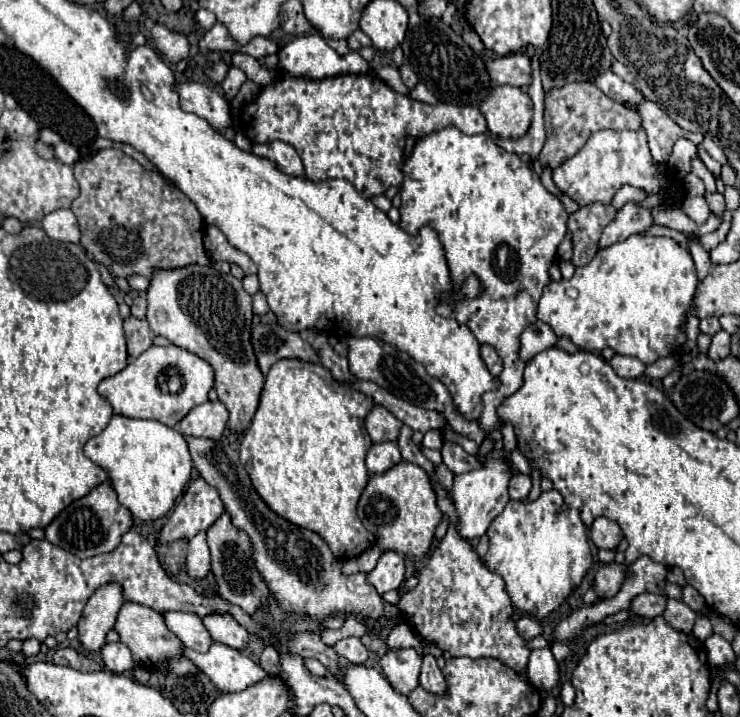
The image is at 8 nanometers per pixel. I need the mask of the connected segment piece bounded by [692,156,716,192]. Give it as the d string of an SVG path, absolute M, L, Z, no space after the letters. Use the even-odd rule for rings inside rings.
M698 156L692 158L692 174L696 174L696 176L706 184L706 190L708 190L708 192L716 192L714 176L712 176L712 172L704 166L704 162L702 162Z

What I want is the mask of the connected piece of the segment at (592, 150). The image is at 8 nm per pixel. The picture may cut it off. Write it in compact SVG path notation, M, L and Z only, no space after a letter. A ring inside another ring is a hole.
M642 128L640 130L600 130L592 134L588 142L572 158L564 160L558 168L554 168L552 178L554 178L554 184L572 200L576 200L580 206L586 206L592 202L610 204L616 190L620 190L624 184L636 186L646 194L656 194L666 204L680 204L684 200L680 178L676 186L672 176L664 172L660 164L652 158L646 142L646 132Z

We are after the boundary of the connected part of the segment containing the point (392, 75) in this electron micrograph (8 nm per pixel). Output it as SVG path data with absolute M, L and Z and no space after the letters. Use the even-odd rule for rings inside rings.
M384 66L380 72L378 72L378 76L394 90L394 92L400 92L400 94L410 94L410 90L406 88L406 84L402 82L402 78L400 78L400 72L398 72L398 68L396 66Z

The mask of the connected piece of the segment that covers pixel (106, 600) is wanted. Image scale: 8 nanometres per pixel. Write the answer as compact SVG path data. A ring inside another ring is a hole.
M108 582L100 586L88 598L88 604L78 624L78 638L86 650L94 652L104 646L104 638L108 630L112 630L122 604L124 596L122 596L122 586L118 582Z

